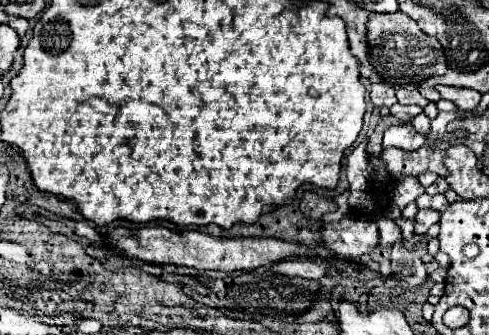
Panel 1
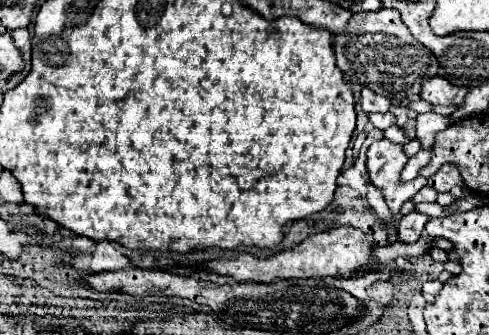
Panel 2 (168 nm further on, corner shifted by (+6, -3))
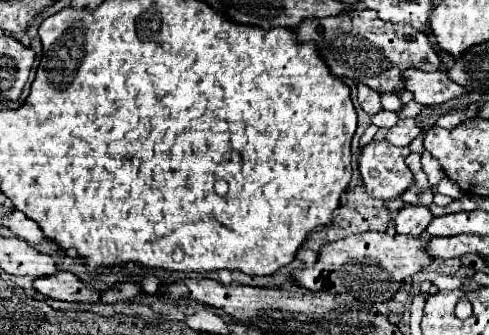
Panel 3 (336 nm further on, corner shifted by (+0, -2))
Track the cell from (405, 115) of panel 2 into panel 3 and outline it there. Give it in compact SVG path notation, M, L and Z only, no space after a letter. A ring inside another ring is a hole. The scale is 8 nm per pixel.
M402 118L394 128L388 130L386 140L394 146L408 146L422 130L416 126L414 118Z

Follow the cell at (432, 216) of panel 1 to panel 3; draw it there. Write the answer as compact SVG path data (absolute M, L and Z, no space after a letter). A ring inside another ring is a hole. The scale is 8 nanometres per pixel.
M406 204L396 220L394 220L394 226L396 226L396 232L398 234L404 234L404 236L420 236L426 226L430 224L434 216L430 214L430 210L426 206L420 206L420 204Z

